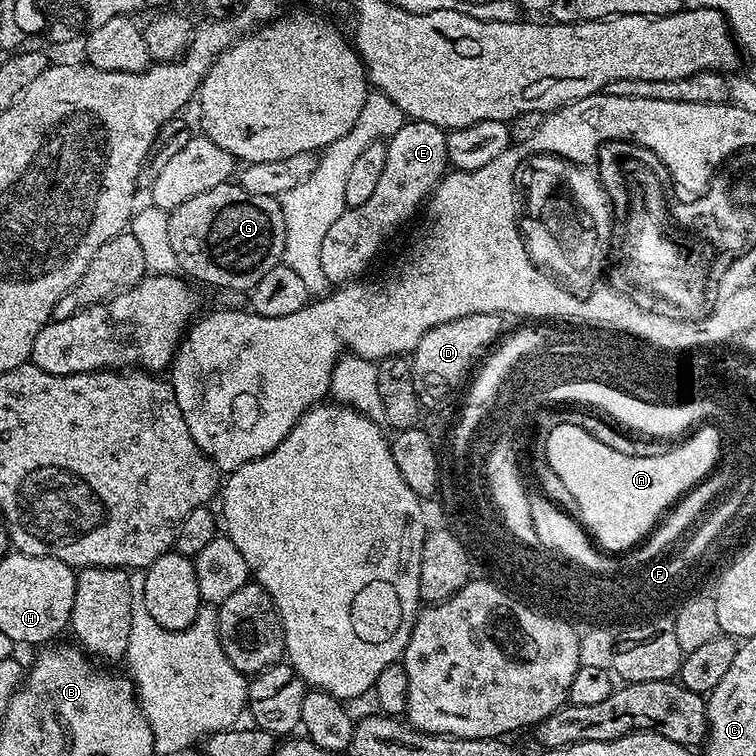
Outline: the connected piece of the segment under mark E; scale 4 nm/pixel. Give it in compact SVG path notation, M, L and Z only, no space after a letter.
M408 120L396 134L386 140L386 145L386 164L370 198L362 205L347 207L344 213L335 219L326 233L326 238L323 239L321 266L329 285L339 286L359 281L363 277L360 275L371 266L372 259L379 254L384 240L390 239L416 211L416 215L421 211L422 205L449 171L445 129L430 126L430 122Z

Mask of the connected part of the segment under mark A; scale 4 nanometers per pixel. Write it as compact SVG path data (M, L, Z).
M558 425L550 430L546 438L545 452L554 474L562 478L566 490L570 490L572 500L578 502L578 520L588 536L605 553L620 554L639 545L657 527L661 517L677 503L676 492L695 482L700 471L714 461L716 438L720 433L719 427L700 426L684 438L689 440L681 439L681 444L677 443L666 454L658 454L654 458L634 458L630 454L618 454L618 450L610 450L610 446L598 442L598 438L586 434L582 426Z

